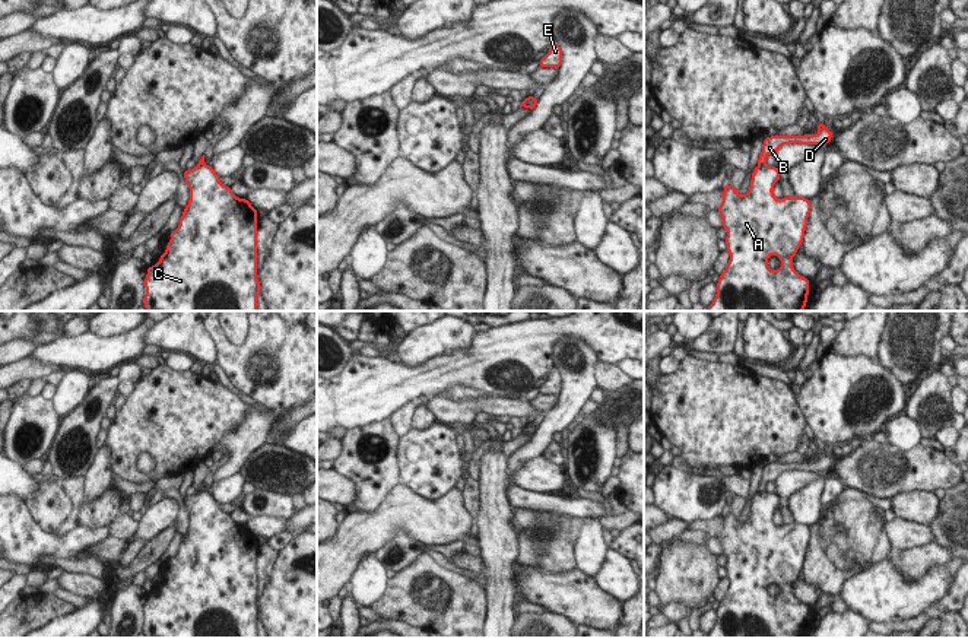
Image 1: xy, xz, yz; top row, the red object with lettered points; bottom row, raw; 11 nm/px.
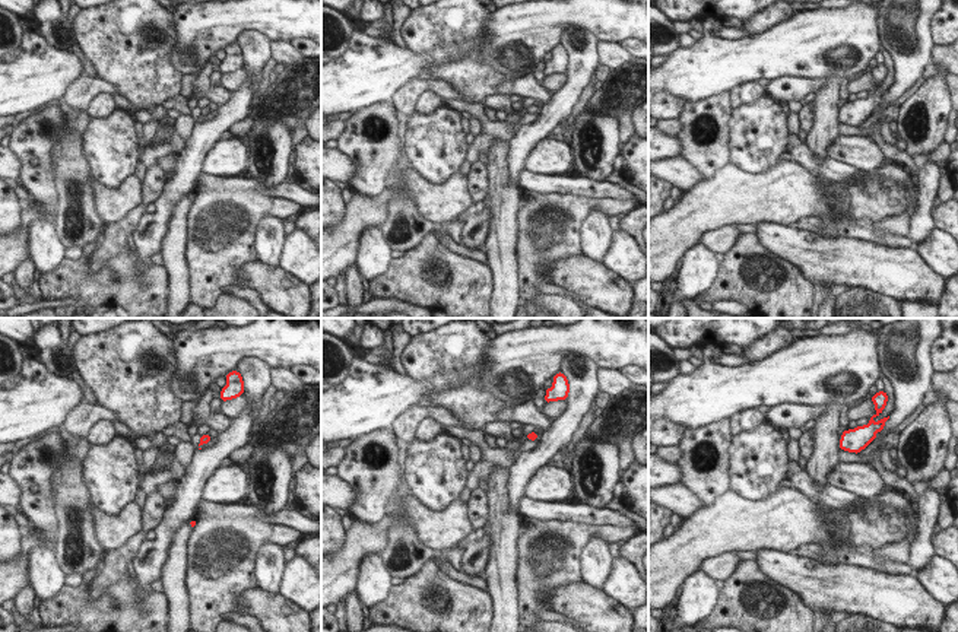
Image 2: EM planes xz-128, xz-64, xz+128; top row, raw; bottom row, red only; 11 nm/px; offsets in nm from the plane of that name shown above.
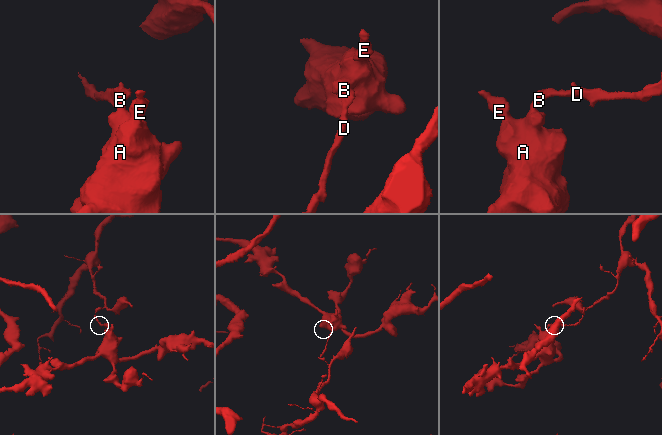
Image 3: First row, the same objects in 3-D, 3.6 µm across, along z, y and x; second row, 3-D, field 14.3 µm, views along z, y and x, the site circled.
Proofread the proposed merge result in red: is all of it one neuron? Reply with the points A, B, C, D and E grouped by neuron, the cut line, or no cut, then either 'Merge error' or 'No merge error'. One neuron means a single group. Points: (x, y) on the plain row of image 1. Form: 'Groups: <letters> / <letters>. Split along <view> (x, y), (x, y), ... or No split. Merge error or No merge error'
Groups: A C E / B D. Split along yz (758, 491), (765, 492). Merge error.

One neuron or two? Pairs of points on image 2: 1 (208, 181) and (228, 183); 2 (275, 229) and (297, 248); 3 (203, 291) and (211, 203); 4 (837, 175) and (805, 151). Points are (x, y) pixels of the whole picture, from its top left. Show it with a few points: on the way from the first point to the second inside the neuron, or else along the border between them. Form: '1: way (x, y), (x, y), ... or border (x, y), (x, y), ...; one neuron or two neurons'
1: way (212, 183), (224, 183); one neuron
2: border (286, 235), (278, 266); two neurons
3: way (211, 269), (211, 225); one neuron
4: way (828, 167), (821, 167), (812, 159); one neuron

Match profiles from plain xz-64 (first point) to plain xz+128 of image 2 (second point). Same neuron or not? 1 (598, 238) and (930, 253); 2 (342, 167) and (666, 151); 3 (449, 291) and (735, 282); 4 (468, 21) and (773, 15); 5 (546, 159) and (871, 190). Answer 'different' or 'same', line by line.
1: different
2: different
3: same
4: same
5: different

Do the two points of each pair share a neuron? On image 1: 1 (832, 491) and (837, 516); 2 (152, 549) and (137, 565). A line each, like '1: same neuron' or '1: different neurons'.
1: different neurons
2: same neuron

